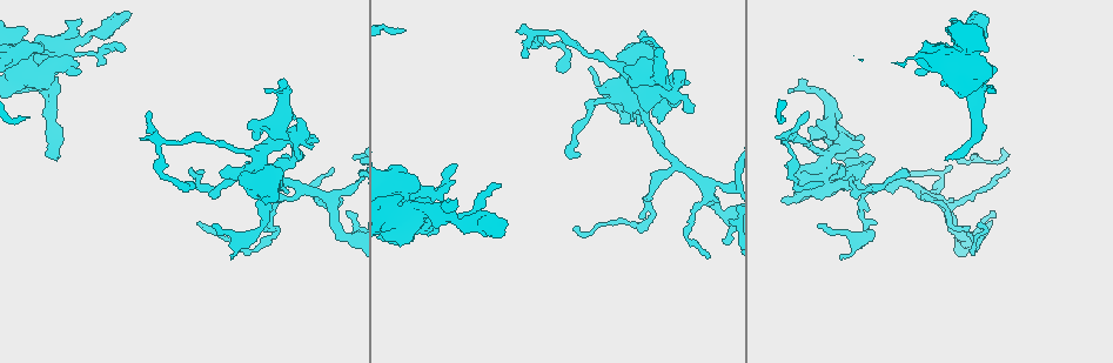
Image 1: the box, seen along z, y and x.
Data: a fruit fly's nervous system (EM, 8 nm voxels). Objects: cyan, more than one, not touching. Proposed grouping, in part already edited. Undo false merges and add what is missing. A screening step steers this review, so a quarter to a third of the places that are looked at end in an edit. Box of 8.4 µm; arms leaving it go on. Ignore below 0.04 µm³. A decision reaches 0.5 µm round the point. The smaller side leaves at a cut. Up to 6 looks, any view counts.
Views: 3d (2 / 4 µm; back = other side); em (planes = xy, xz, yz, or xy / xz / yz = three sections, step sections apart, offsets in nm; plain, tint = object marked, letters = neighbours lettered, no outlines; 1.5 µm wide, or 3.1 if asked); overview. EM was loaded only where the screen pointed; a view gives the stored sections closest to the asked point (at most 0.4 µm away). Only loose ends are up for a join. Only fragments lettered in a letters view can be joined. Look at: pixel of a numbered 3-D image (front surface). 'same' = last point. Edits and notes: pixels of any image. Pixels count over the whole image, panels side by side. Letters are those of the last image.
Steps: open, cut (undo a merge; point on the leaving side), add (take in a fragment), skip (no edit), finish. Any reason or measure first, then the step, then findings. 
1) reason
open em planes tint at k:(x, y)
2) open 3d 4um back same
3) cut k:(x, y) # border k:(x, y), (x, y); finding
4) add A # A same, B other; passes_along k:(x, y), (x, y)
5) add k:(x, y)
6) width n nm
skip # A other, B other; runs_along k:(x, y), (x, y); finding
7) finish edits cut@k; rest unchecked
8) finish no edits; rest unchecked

tapers out
open em xy step 8 letters at 1:(265, 92)

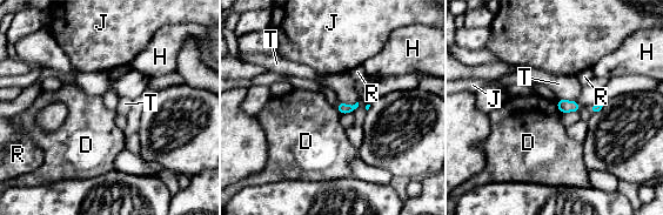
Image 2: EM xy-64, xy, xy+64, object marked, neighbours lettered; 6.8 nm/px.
skip # D other, H other, J other, R other, T other; border 2:(555, 102), (561, 112); no lettered fragment goes on from it

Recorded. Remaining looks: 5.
tapers out
open 3d 2um at 1:(946, 157)

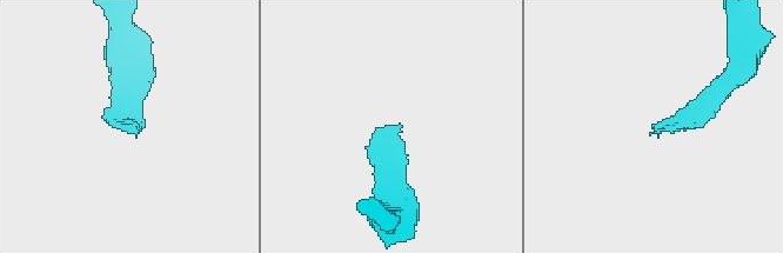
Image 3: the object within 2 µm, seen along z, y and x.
now the EM
open em planes letters at 3:(650, 134)

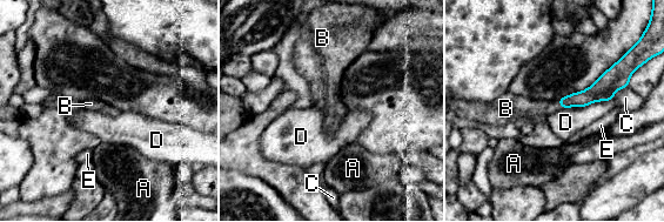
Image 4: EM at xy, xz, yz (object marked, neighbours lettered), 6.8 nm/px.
longest_contact D 360 nm
add B # A other, B same, C other, D other, E other; it goes on there

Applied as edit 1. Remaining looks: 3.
thin end
open em xy step 4 tint at 1:(123, 47)

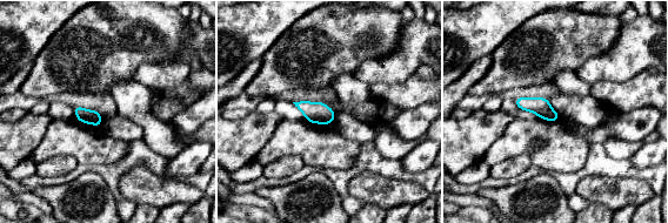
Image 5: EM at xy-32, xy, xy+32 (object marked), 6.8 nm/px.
cut it another way
open em planes letters same

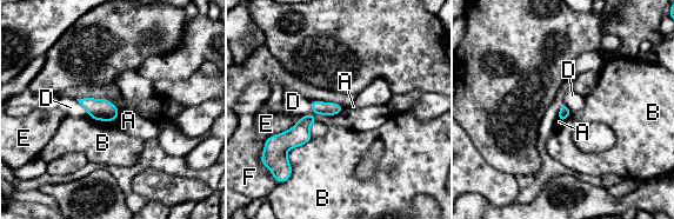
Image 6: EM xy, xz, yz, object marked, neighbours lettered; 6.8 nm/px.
width 70 nm
skip # A other, B other, D other, E other, F other; border 6:(309, 101), (321, 114), (344, 108); none of them fits

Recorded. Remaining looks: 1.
finish edits add@4; rest unchecked

